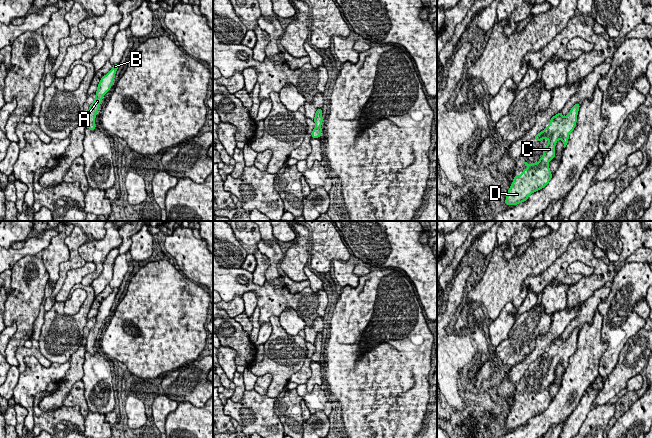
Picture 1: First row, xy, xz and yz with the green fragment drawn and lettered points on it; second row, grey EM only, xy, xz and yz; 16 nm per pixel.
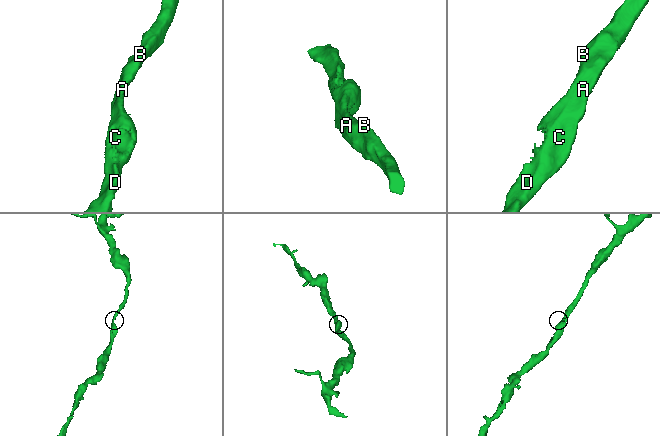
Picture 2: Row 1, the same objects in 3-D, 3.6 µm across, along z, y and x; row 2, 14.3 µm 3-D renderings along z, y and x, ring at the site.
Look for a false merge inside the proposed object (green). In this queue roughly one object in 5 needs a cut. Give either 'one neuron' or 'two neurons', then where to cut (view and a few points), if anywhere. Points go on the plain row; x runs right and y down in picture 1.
one neuron | no cut

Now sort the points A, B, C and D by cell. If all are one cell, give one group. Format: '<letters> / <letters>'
A B C D

